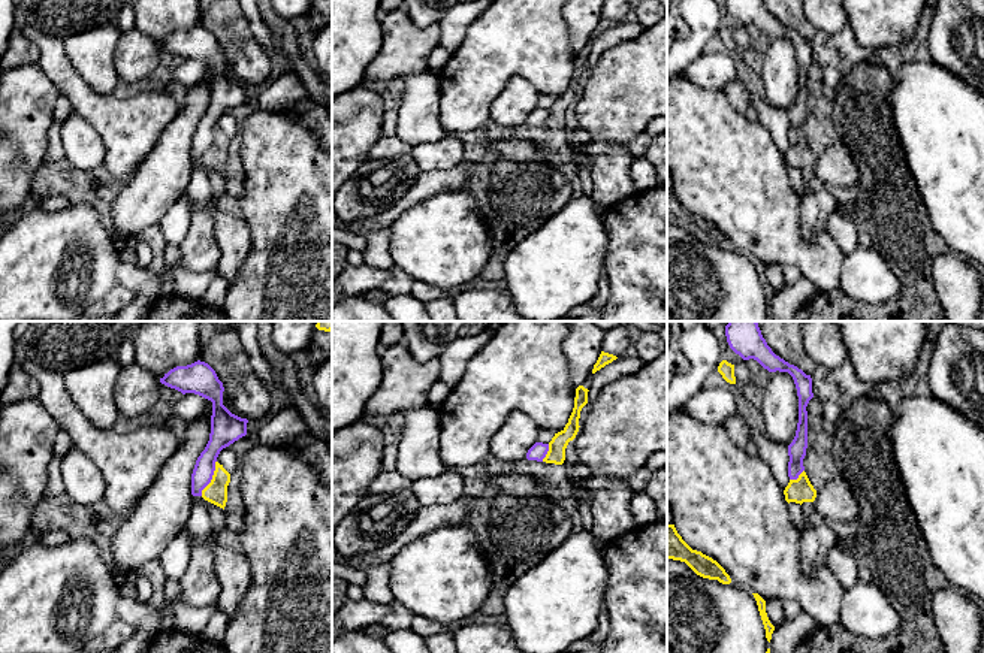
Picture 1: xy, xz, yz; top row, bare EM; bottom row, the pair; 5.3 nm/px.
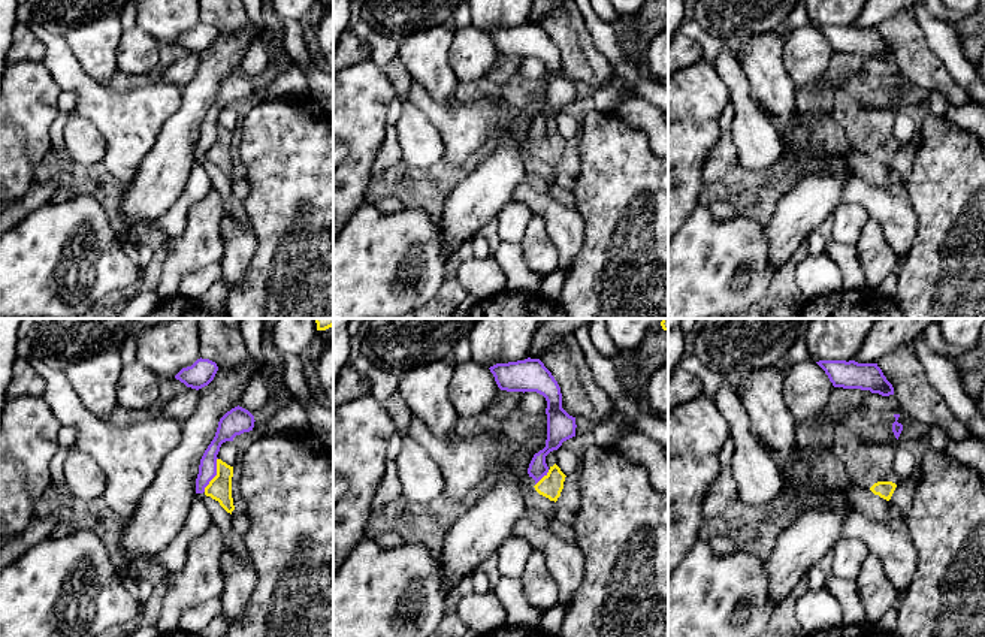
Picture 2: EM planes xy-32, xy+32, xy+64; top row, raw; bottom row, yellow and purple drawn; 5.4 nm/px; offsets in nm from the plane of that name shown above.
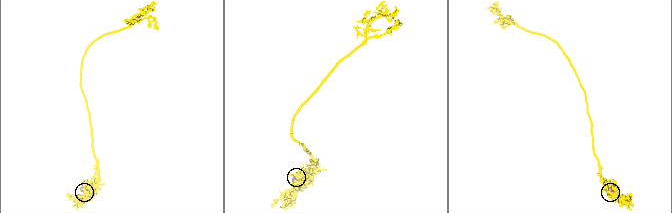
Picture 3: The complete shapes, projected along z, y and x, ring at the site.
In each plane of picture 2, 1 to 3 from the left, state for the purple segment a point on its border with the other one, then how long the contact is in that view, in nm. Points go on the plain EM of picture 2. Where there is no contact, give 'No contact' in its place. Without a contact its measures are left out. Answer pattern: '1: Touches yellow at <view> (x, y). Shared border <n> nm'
1: Touches yellow at xy-32 (217, 139). Shared border 200 nm
2: Touches yellow at xy+32 (543, 142). Shared border 120 nm
3: No contact

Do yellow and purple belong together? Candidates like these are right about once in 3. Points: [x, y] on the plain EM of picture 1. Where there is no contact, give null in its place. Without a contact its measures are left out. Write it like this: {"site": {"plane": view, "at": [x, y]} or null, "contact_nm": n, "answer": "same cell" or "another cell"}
{"site": {"plane": "xy", "at": [213, 144]}, "contact_nm": 200, "answer": "another cell"}

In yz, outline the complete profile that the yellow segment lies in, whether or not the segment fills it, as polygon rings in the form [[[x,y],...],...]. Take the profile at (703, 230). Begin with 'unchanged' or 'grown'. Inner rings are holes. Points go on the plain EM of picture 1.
unchanged | [[[667,188],[667,224],[685,227],[697,241],[730,250],[725,235],[712,223],[692,215],[677,199],[674,190]]]

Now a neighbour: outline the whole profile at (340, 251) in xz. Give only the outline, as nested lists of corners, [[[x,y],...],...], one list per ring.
[[[332,242],[332,282],[341,275],[341,272],[347,267],[348,248],[342,244]]]

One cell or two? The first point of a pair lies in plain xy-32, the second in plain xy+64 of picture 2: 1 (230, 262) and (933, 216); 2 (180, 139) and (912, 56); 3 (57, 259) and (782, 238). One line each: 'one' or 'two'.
1: two
2: two
3: two

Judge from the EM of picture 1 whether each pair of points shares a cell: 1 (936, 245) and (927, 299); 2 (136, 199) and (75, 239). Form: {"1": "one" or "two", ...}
{"1": "one", "2": "two"}

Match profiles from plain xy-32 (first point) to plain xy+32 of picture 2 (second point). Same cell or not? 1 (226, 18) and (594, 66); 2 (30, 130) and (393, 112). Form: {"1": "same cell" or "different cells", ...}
{"1": "same cell", "2": "different cells"}

